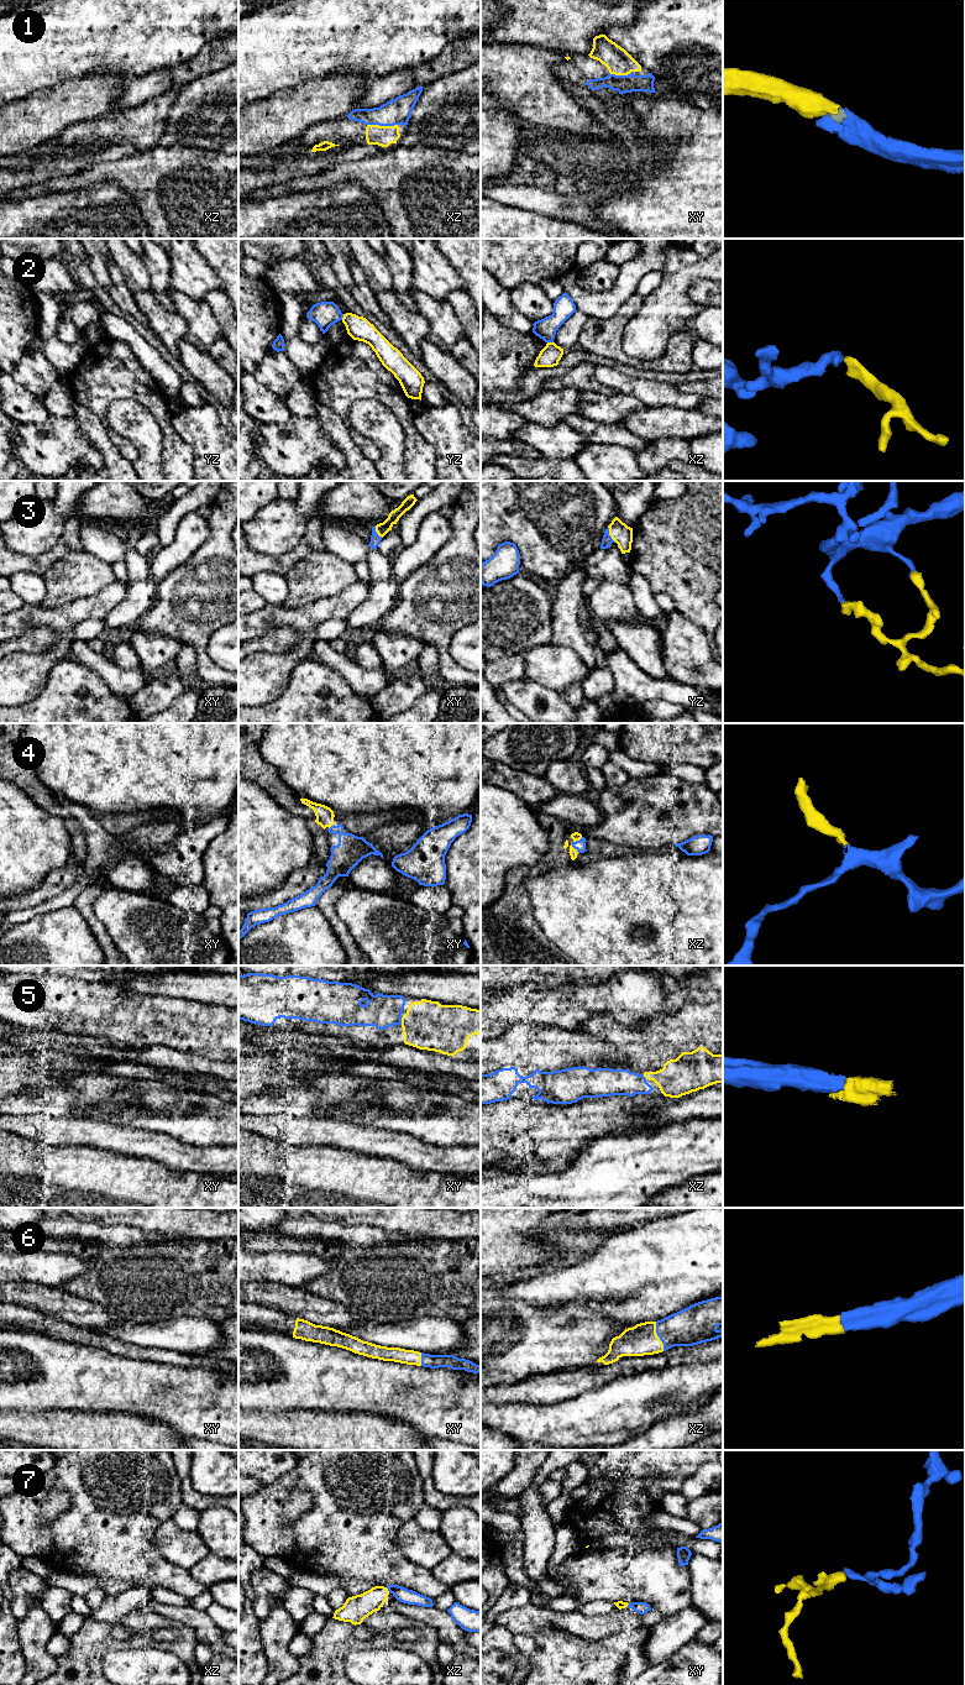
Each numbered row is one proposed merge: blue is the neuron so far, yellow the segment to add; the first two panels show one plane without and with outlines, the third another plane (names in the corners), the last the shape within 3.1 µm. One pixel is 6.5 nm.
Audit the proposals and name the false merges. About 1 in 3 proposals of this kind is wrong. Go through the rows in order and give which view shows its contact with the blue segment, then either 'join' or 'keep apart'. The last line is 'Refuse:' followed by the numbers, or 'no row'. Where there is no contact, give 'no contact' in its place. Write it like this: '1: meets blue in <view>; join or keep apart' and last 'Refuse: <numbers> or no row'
1: meets blue in xz; join
2: meets blue in yz; keep apart
3: meets blue in yz; join
4: meets blue in xy; join
5: meets blue in xy; join
6: meets blue in xz; join
7: meets blue in xz; keep apart
Refuse: 2, 7

